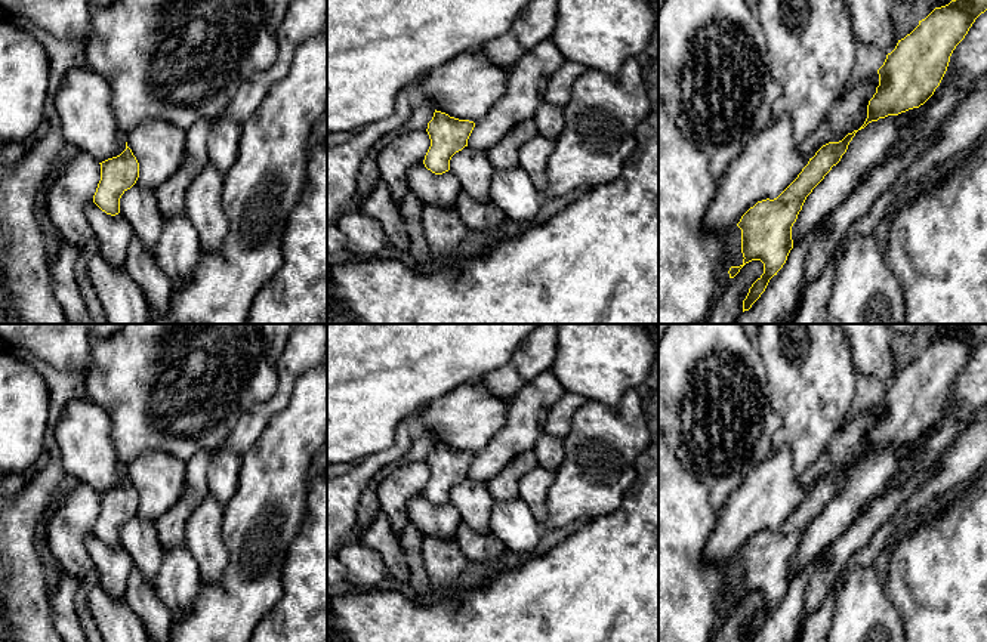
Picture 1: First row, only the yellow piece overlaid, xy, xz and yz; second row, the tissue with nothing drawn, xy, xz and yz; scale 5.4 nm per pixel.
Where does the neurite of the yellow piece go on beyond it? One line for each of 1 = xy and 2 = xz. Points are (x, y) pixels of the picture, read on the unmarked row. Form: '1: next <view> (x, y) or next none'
1: next none
2: next none

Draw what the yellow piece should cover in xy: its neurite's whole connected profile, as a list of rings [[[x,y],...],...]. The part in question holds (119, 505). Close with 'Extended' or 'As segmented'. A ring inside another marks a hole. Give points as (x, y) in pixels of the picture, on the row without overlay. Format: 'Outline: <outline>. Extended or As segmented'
Outline: [[[126,473],[126,481],[120,487],[108,490],[99,496],[101,496],[101,512],[93,527],[93,534],[107,546],[115,547],[120,544],[121,527],[127,521],[130,521],[139,509],[139,494]]]. As segmented

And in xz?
Outline: [[[435,441],[426,460],[431,478],[423,491],[425,499],[435,506],[448,503],[451,488],[468,478],[474,459],[474,453],[459,451]]]. As segmented

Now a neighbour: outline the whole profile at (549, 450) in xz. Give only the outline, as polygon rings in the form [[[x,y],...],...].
[[[543,433],[533,451],[536,453],[539,466],[556,472],[564,462],[564,438]]]

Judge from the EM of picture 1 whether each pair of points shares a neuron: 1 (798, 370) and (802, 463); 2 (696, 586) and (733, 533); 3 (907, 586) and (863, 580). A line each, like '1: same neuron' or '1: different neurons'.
1: same neuron
2: different neurons
3: different neurons

